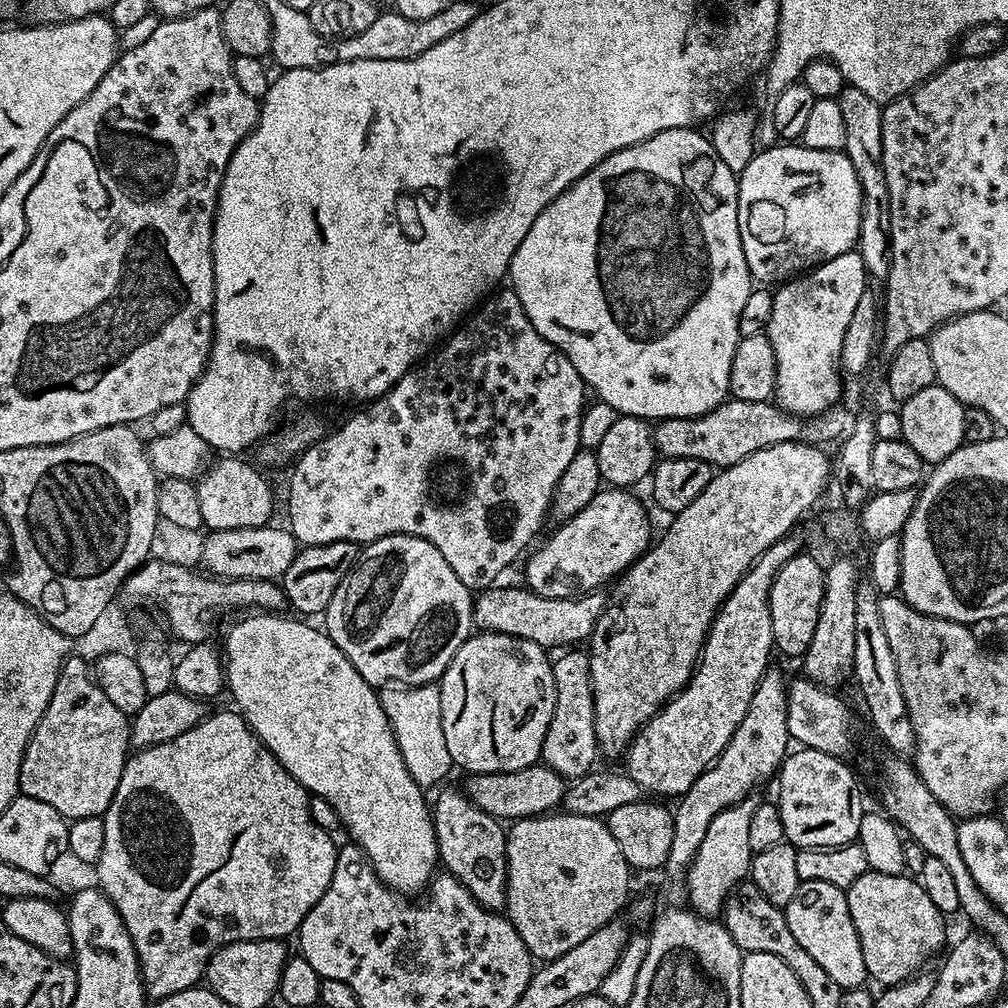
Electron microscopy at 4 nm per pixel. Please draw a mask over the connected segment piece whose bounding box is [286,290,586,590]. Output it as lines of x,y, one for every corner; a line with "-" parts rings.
511,290
500,291
493,291
479,305
475,315
467,322
461,323
443,341
439,351
410,369
385,396
379,396
367,406
361,407
364,409
357,416
350,417
341,428
336,428
333,432
331,429
300,453
290,468
292,477
288,480
286,521
297,545
329,544
345,540
363,546
387,536
426,538
426,542
438,546
442,558
450,562
450,570
454,570
454,574
462,578
469,590
483,590
493,587
499,581
496,579
519,558
520,551
539,534
540,527
544,524
544,515
547,517
552,507
552,496
558,482
562,474
566,474
566,466
570,466
570,462
582,448
580,419
584,416
586,385
572,363
554,345
541,338
538,330
534,330
530,318
526,318
522,310
522,302
518,302
518,294

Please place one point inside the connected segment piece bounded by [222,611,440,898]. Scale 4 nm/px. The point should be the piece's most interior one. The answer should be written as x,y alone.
301,696

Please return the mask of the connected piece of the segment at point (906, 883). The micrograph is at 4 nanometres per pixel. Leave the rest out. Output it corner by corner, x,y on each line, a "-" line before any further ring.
869,870
846,890
850,918
854,918
854,930
858,930
858,942
862,946
862,962
866,962
869,977
877,980
880,986
900,984
909,980
925,967
924,964
944,944
945,917
930,902
926,890
922,890
919,879
908,874
878,874

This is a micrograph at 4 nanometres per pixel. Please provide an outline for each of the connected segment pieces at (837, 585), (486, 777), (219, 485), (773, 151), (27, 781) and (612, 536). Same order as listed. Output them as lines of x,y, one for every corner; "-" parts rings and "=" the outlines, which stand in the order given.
836,560
824,570
824,594
822,610
818,612
818,626
814,626
814,638
802,657
803,675
815,684
829,690
839,689
844,679
852,676
854,662
854,621
858,605
854,603
858,571
852,560
=
543,762
531,764
521,772
477,772
467,777
462,791
478,810
496,817
501,822
515,822
526,816
542,816
559,809
564,803
566,781
563,776
547,768
=
225,455
217,464
216,461
209,463
204,475
195,481
205,529
214,532
250,530
263,528
271,521
268,519
272,516
272,488
255,463
247,464
240,459
244,458
=
776,142
771,146
765,147
763,150
757,151
754,158
750,158
750,162
738,174
738,230
742,238
742,250
746,254
746,266
750,270
753,281
759,282
764,286
776,286
781,282
787,282
803,273
805,270
811,269
813,266
825,261
838,258
838,254
846,254
856,248
856,239
860,233
860,223
862,222
862,190
858,184
858,174
854,172
854,166
850,166
850,158
844,151
818,150
804,147
800,142
=
69,655
60,669
46,714
26,746
20,767
20,792
54,806
69,822
108,811
132,742
129,716
106,698
90,675
90,664
76,655
=
611,486
601,487
600,491
578,510
569,520
559,525
560,529
533,554
524,568
524,580
528,591
536,592
542,598
570,598
586,592
603,589
604,583
613,576
619,577
633,564
638,557
644,555
650,547
652,524
648,521
648,512
638,497
631,491

